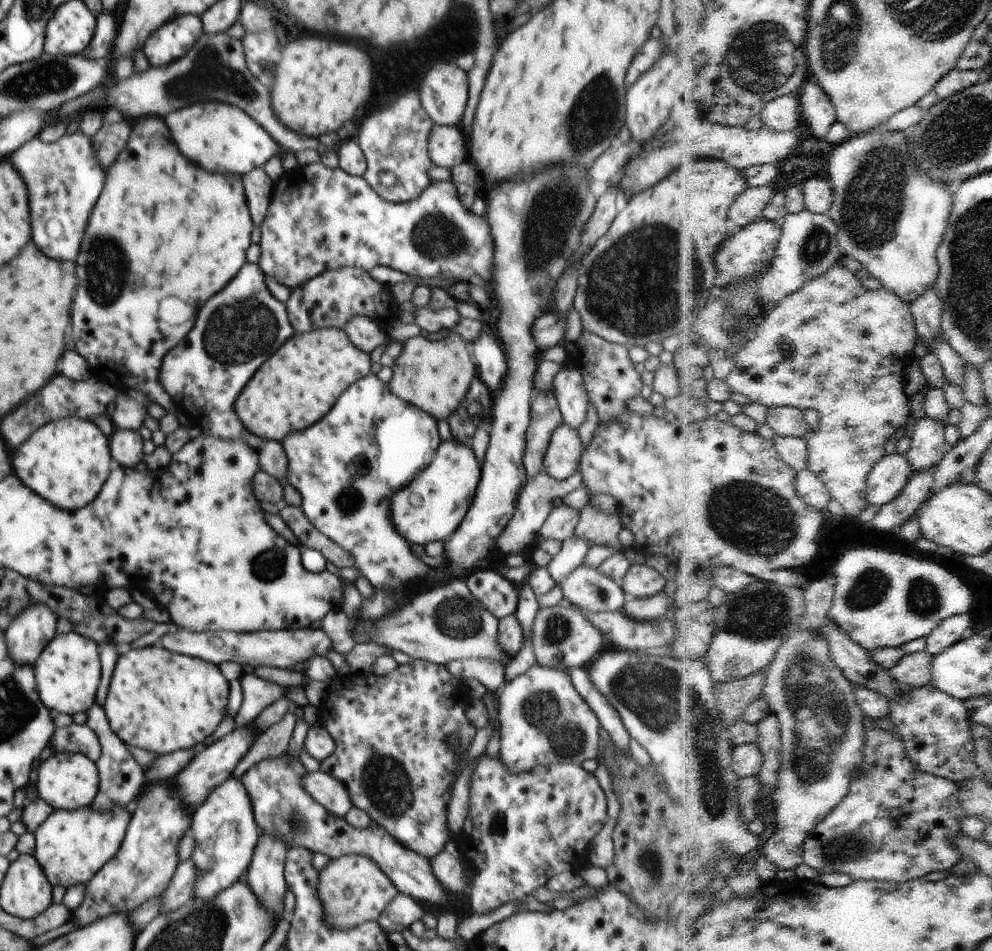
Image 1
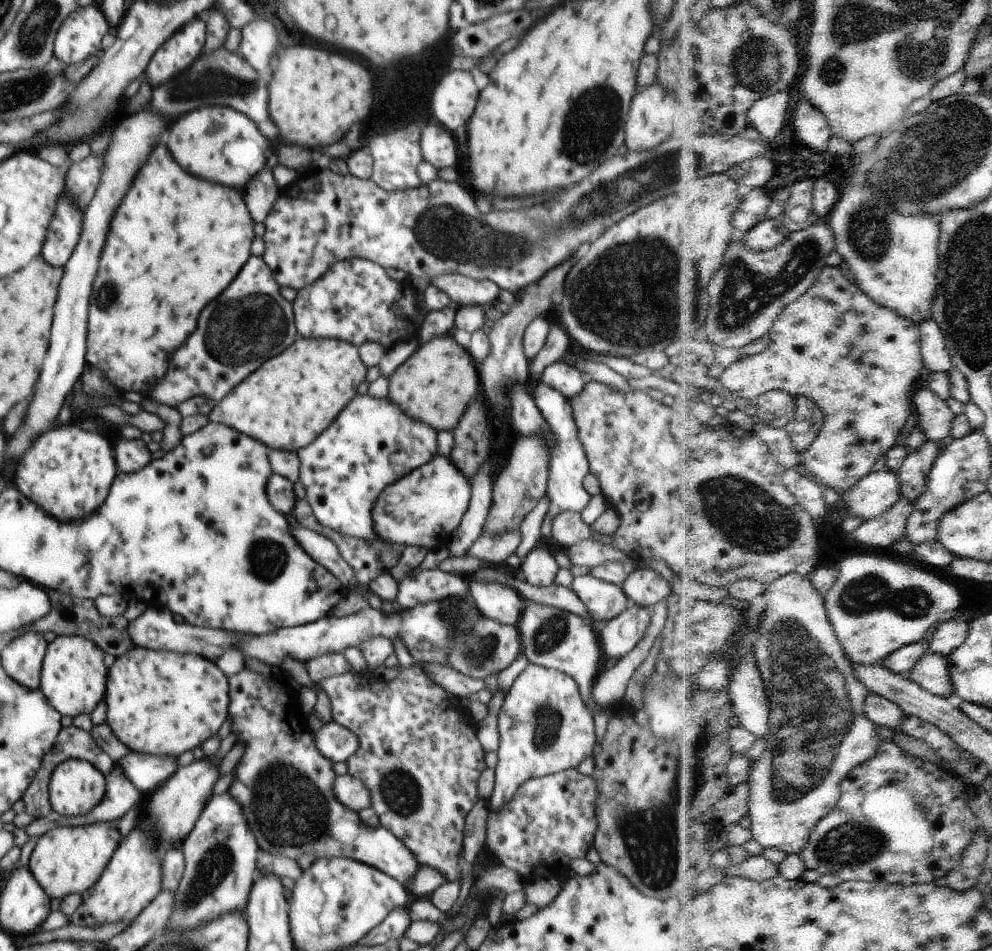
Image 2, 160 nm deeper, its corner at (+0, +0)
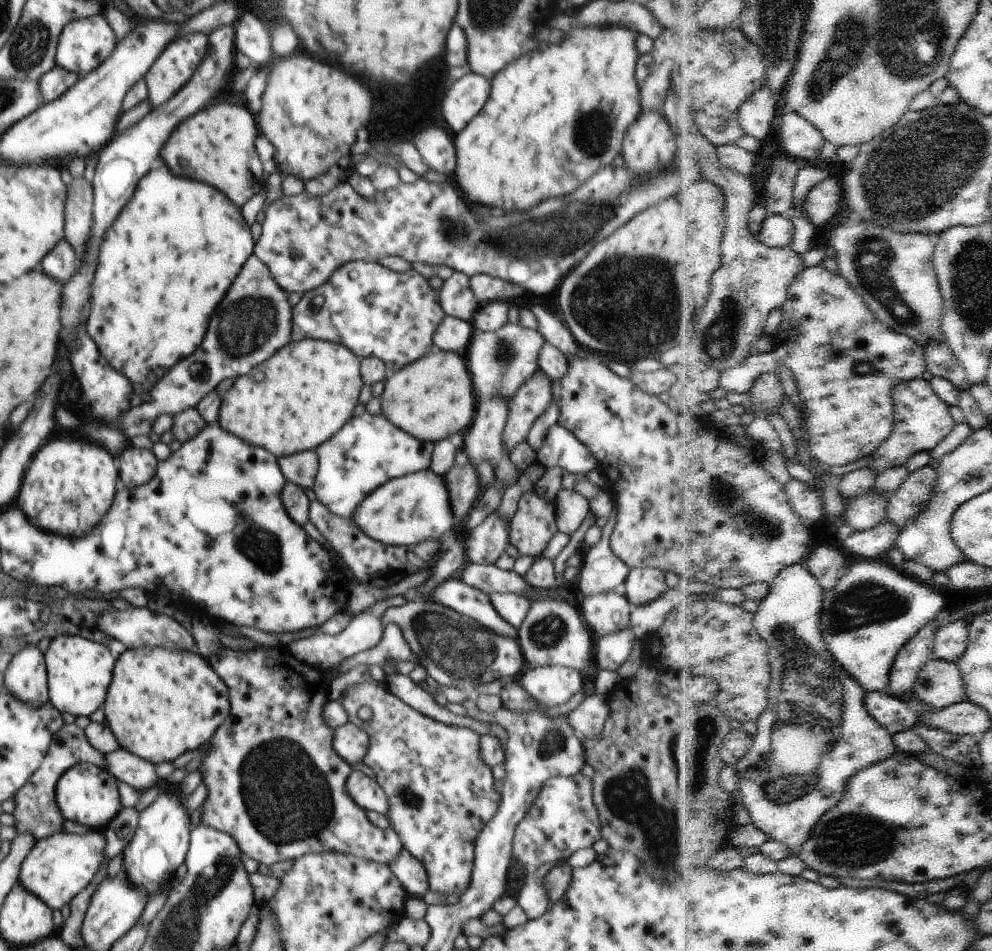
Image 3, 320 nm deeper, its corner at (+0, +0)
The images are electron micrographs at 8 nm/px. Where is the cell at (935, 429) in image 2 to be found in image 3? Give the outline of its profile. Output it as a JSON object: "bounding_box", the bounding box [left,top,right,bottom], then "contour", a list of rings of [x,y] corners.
{"bounding_box":[869,377,956,475],"contour":[[[920,377],[902,381],[894,390],[896,424],[890,438],[876,449],[869,458],[869,467],[883,475],[886,471],[906,467],[913,456],[923,452],[932,452],[942,440],[946,440],[956,428],[955,416],[952,416],[951,405],[936,392],[933,381]]]}

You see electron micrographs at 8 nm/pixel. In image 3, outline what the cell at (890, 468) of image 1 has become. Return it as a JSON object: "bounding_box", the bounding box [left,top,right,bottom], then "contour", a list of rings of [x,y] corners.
{"bounding_box":[845,488,889,531],"contour":[[[873,488],[863,495],[848,500],[845,517],[858,531],[871,531],[887,518],[889,500],[878,495]]]}

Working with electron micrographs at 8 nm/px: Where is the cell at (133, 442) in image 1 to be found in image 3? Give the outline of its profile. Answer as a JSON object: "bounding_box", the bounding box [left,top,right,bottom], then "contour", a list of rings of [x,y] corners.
{"bounding_box":[116,446,159,489],"contour":[[[130,446],[116,459],[116,464],[120,485],[131,489],[150,482],[159,462],[151,450]]]}

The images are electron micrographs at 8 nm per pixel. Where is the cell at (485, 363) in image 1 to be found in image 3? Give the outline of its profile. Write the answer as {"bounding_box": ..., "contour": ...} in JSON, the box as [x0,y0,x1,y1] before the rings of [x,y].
{"bounding_box":[538,425,598,473],"contour":[[[554,425],[548,432],[548,440],[538,452],[540,464],[546,468],[560,466],[564,472],[586,473],[598,469],[596,457],[591,455],[584,443],[562,425]]]}

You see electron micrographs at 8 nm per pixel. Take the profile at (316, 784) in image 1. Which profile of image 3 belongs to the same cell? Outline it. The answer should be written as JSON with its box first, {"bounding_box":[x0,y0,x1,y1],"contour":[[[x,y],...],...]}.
{"bounding_box":[347,770,389,814],"contour":[[[360,770],[351,772],[347,780],[348,794],[366,811],[389,814],[389,800],[377,780],[372,780]]]}

